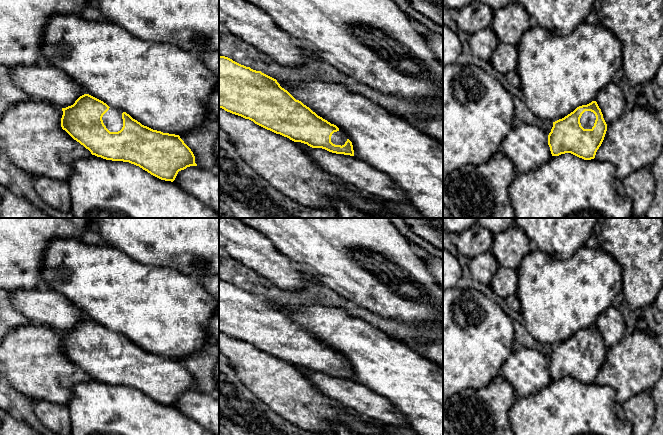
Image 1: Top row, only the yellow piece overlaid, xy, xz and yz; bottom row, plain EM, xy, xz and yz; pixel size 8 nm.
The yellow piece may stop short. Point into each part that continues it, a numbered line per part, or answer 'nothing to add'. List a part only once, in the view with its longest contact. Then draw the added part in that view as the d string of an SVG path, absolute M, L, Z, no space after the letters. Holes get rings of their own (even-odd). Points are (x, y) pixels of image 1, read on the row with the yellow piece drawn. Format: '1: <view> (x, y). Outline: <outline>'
1: xy (112, 119). Outline: M110 107L103 115L102 120L110 132L118 132L123 127L122 113L124 111Z

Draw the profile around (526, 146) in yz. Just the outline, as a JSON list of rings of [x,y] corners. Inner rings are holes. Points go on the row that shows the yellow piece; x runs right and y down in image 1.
[[[516,122],[504,138],[501,151],[513,163],[517,173],[535,170],[552,156],[546,132],[522,122]]]

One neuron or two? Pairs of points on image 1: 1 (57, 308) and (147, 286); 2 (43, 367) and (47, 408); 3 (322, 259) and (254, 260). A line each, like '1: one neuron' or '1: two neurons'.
1: two neurons
2: two neurons
3: two neurons

